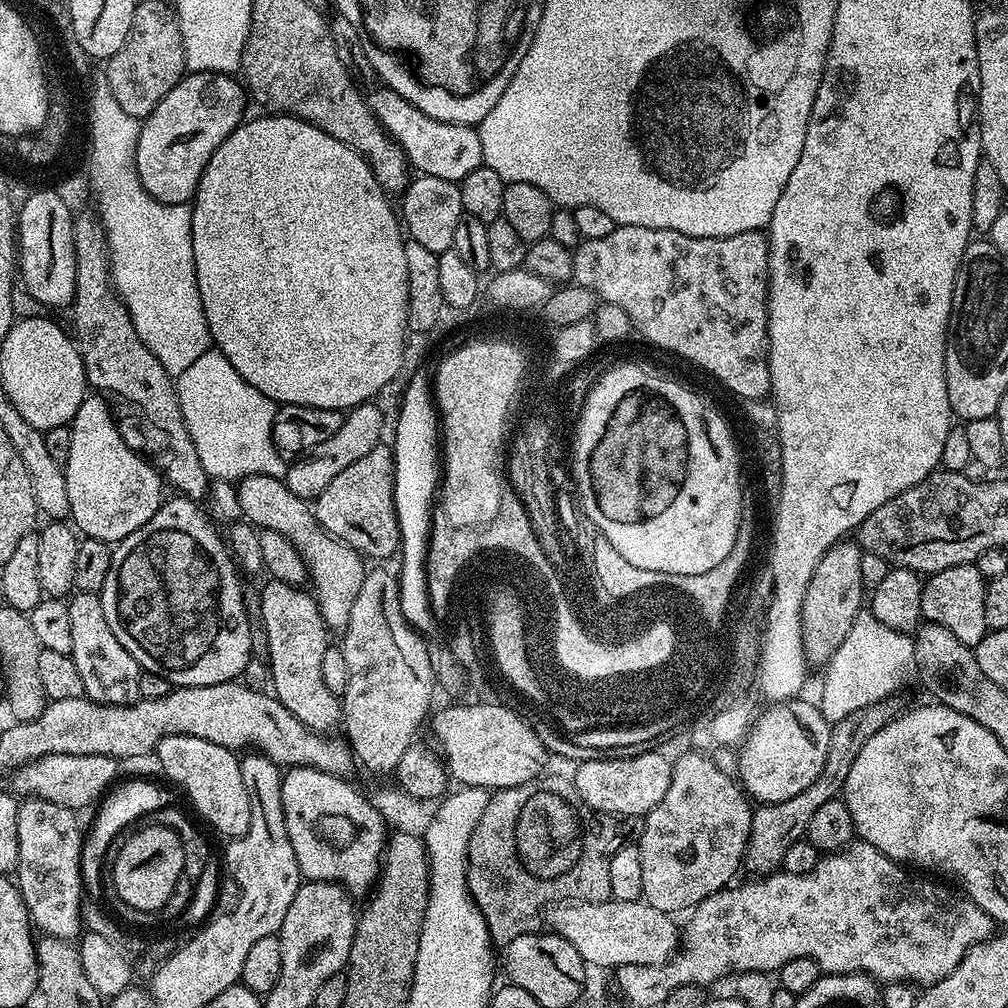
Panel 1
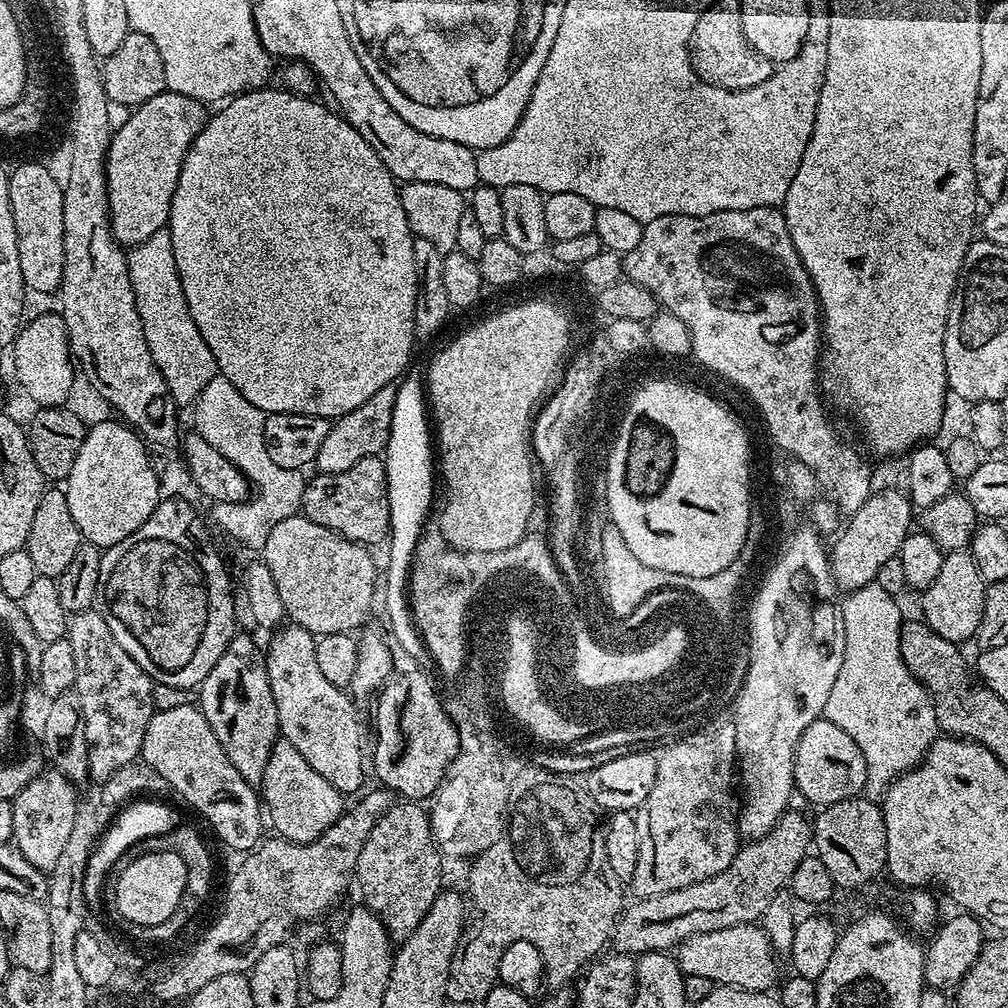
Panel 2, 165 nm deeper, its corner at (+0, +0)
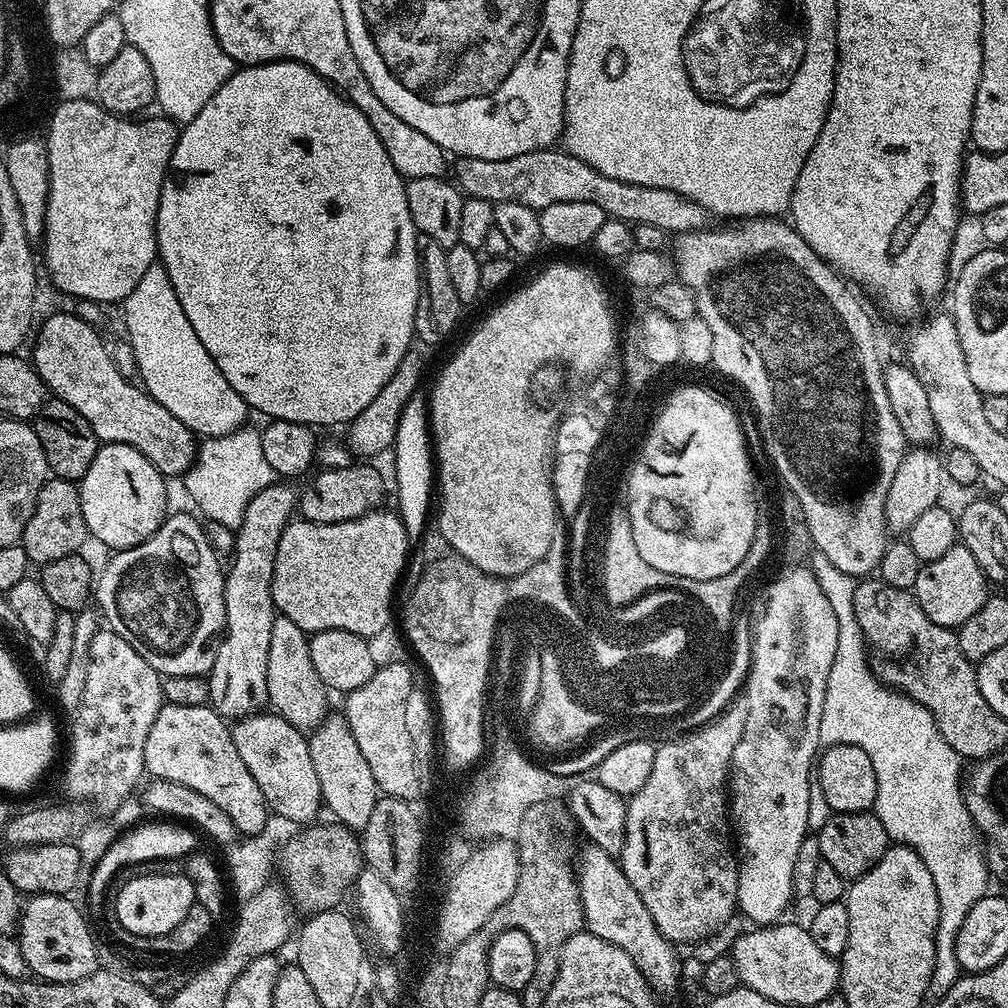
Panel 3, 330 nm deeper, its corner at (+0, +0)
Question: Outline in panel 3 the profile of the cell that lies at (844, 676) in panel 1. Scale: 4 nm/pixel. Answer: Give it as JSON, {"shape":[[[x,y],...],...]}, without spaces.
{"shape":[[[818,551],[811,553],[810,567],[830,606],[834,606],[834,618],[838,618],[838,650],[826,682],[820,743],[849,744],[866,750],[866,758],[874,766],[874,778],[878,778],[874,815],[882,822],[889,841],[913,848],[918,858],[926,862],[930,878],[934,878],[934,890],[938,890],[938,930],[930,992],[939,998],[962,975],[954,950],[958,930],[962,930],[970,906],[990,892],[982,837],[964,805],[962,776],[960,780],[962,757],[942,738],[926,706],[889,688],[872,673],[864,635],[854,614],[857,577],[835,568],[830,558]]]}

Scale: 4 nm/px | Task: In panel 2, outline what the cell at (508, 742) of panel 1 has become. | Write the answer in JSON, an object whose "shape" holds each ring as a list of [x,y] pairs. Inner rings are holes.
{"shape":[[[413,670],[409,676],[393,679],[384,685],[382,691],[375,697],[376,703],[376,754],[372,762],[376,766],[376,776],[381,785],[392,789],[397,797],[408,802],[423,801],[429,794],[435,792],[448,771],[452,761],[461,751],[459,730],[450,715],[449,709],[436,700],[437,689],[427,680],[425,673]],[[396,704],[404,704],[400,708],[400,716],[396,713]],[[449,716],[449,717],[448,717]]]}

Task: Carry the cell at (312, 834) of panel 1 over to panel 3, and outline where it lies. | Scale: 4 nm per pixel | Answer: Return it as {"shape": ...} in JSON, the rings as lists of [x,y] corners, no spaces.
{"shape":[[[271,710],[243,716],[231,725],[231,730],[234,746],[242,762],[246,762],[246,770],[254,774],[254,782],[258,782],[258,790],[262,790],[269,809],[282,818],[292,819],[299,826],[315,821],[322,801],[317,771],[308,749],[309,737]]]}

